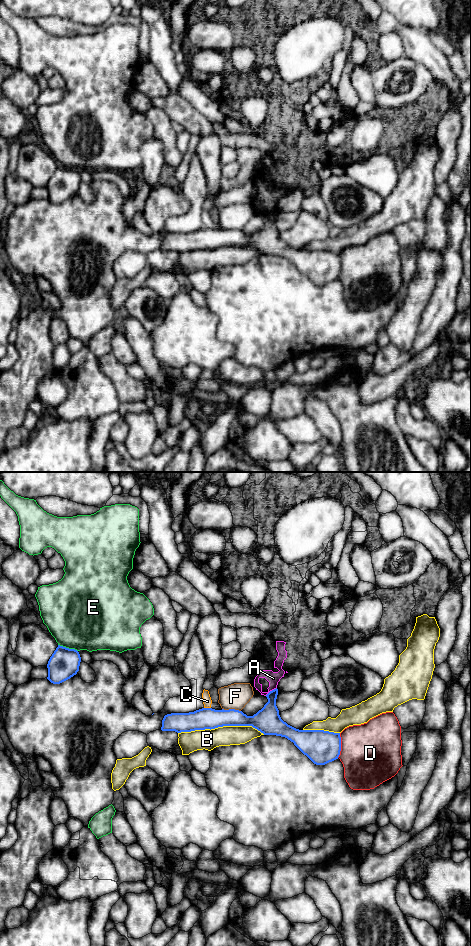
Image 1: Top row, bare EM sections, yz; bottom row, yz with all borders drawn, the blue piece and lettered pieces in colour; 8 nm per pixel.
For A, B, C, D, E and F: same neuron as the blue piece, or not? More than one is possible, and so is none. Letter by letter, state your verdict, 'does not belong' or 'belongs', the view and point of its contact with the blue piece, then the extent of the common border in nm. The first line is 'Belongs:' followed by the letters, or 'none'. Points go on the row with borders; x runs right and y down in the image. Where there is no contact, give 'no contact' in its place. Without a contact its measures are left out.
Belongs: none
A: does not belong; meets blue in yz at (270, 691); contact 120 nm long
B: does not belong; meets blue in yz at (221, 726); contact 700 nm long
C: does not belong; meets blue in yz at (207, 708); contact 60 nm long
D: does not belong; meets blue in yz at (340, 745); contact 200 nm long
E: does not belong; meets blue in yz at (68, 648); contact 170 nm long
F: does not belong; meets blue in yz at (231, 709); contact 150 nm long

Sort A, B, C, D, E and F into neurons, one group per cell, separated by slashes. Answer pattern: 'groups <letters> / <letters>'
groups A / B / C / D / E / F

